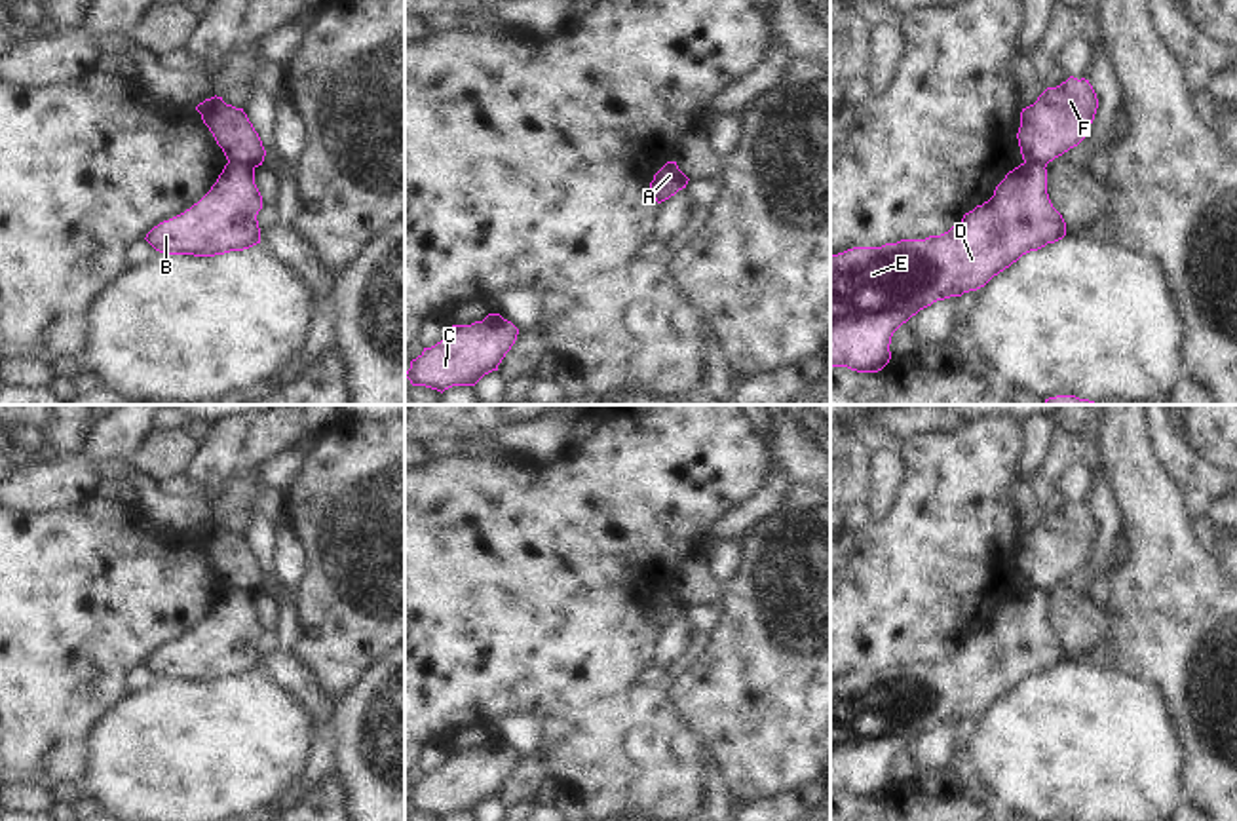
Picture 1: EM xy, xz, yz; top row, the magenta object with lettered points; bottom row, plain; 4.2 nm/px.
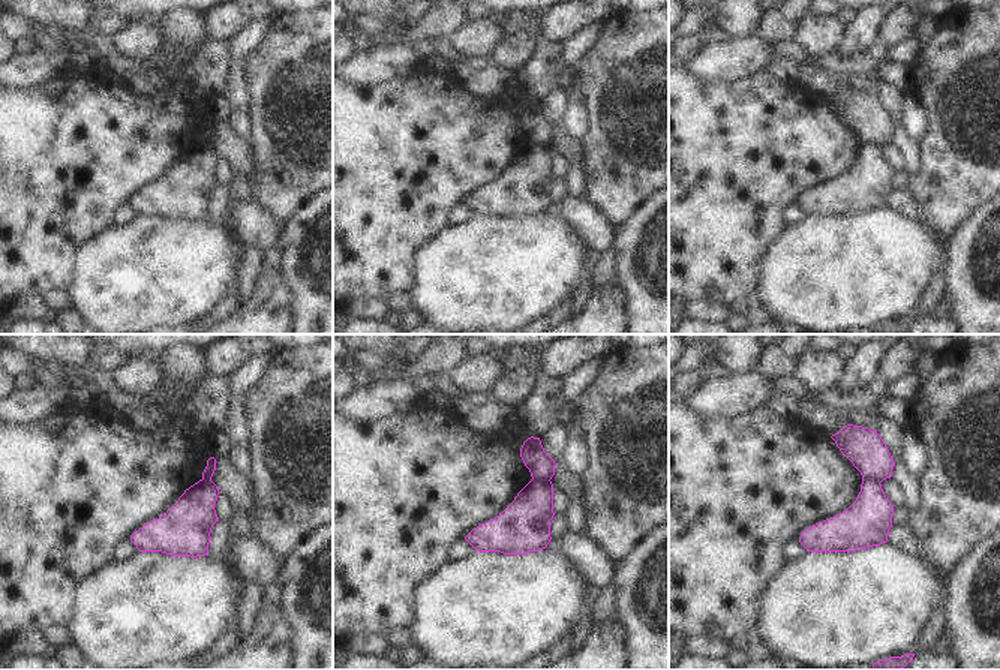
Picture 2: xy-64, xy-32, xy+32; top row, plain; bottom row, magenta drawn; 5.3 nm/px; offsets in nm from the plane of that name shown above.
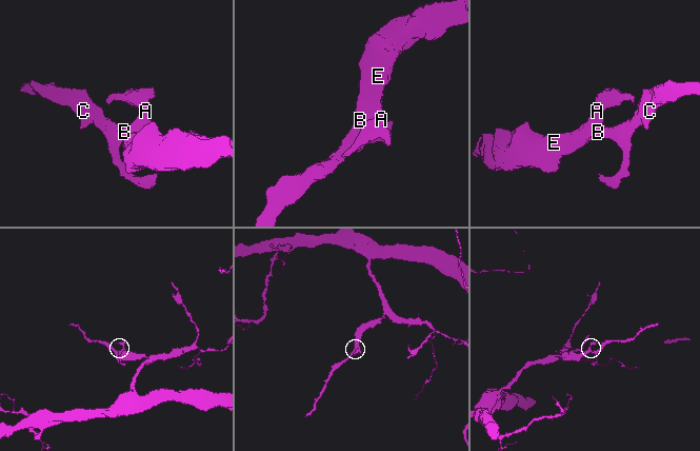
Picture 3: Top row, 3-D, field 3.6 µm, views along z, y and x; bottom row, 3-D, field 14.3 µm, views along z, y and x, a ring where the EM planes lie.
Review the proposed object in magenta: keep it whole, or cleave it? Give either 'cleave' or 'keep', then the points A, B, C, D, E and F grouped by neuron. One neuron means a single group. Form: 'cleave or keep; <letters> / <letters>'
cleave; A F / B C D E

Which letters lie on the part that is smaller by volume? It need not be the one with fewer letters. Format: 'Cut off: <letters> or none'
Cut off: A, F

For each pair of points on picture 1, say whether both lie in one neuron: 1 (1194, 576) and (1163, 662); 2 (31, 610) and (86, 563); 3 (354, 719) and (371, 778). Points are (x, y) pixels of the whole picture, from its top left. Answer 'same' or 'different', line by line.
1: same
2: same
3: same

